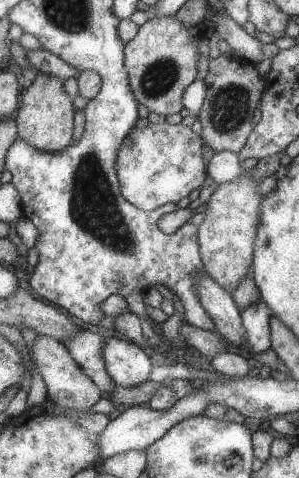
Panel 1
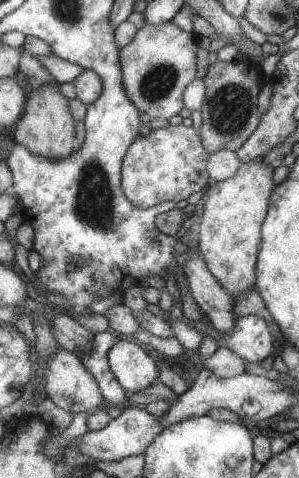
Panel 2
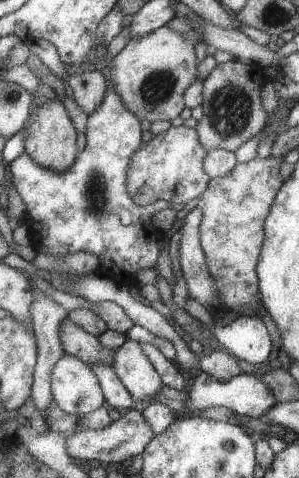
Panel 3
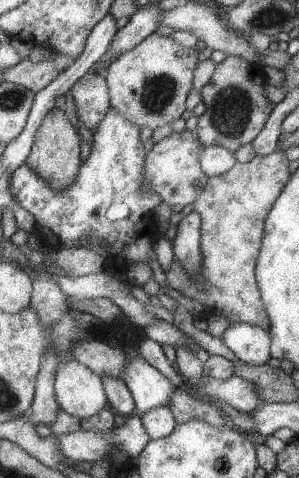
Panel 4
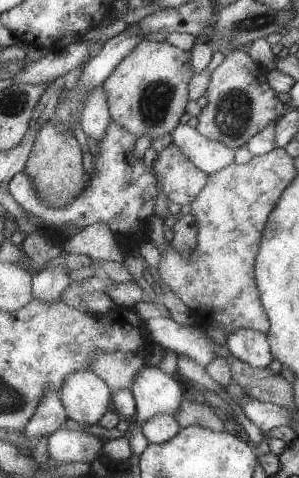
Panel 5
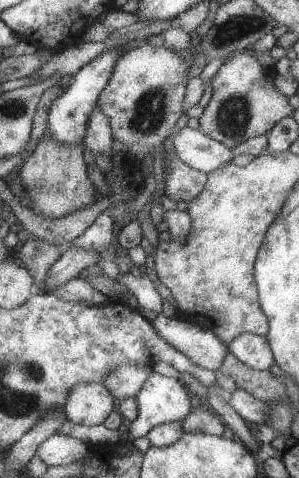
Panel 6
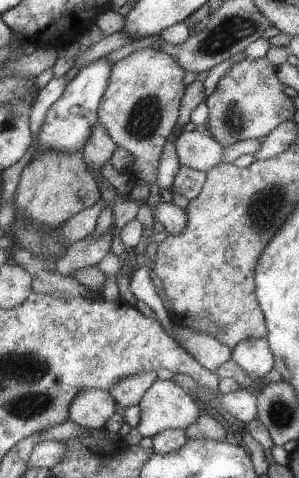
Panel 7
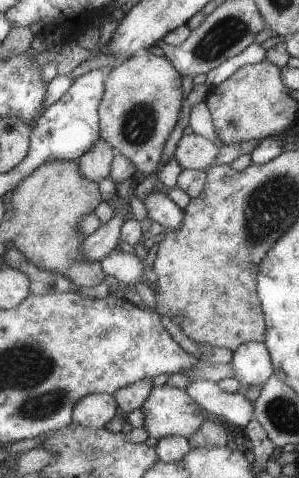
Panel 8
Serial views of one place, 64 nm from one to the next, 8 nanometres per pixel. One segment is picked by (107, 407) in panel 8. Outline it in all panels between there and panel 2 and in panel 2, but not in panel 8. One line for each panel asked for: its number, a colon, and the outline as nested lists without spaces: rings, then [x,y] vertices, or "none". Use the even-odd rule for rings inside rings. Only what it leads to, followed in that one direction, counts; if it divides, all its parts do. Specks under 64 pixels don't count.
2: [[[59,348],[59,352],[47,362],[47,368],[45,368],[45,378],[47,378],[47,396],[51,398],[51,402],[59,408],[63,408],[65,412],[69,414],[77,414],[77,412],[85,412],[85,410],[91,410],[95,406],[99,406],[103,400],[107,402],[105,394],[103,394],[103,388],[99,384],[99,380],[93,376],[93,372],[83,364],[83,360],[67,350],[67,348]]]
3: [[[65,354],[53,372],[53,396],[55,404],[67,412],[77,414],[91,414],[97,408],[103,408],[107,396],[103,384],[95,370],[81,358],[73,354]]]
4: [[[69,360],[57,372],[57,400],[71,416],[89,418],[109,406],[103,376],[79,360]]]
5: [[[81,370],[81,372],[75,372],[73,376],[69,376],[67,384],[61,388],[61,400],[63,400],[65,408],[67,408],[69,418],[79,422],[79,424],[83,424],[83,426],[101,422],[103,414],[113,410],[113,390],[111,390],[111,384],[107,384],[107,380],[103,380],[93,370]]]
6: [[[83,382],[73,390],[65,412],[75,424],[97,426],[103,424],[117,406],[119,402],[105,382]]]
7: [[[87,388],[79,392],[79,396],[71,404],[71,422],[87,430],[99,430],[105,428],[111,416],[115,416],[115,412],[119,410],[119,402],[111,392]]]

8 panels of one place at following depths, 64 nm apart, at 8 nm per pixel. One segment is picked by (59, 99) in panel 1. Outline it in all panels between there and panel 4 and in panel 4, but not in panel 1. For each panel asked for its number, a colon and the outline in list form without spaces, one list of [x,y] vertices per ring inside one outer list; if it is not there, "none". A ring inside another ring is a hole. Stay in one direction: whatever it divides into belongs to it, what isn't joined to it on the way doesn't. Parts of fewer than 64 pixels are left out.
2: [[[41,84],[39,90],[29,92],[25,114],[19,124],[13,128],[17,144],[31,148],[31,152],[45,156],[49,160],[65,160],[75,152],[75,120],[69,110],[69,98],[63,96],[57,84]]]
3: [[[51,100],[51,104],[41,106],[37,120],[31,124],[27,132],[27,154],[33,156],[41,166],[57,170],[57,172],[67,172],[79,158],[79,148],[77,148],[77,128],[69,120],[69,112],[61,104],[61,100]]]
4: [[[57,106],[55,110],[51,110],[47,114],[47,118],[43,120],[39,132],[37,132],[37,138],[35,138],[35,144],[33,144],[33,150],[31,150],[31,156],[29,156],[29,164],[45,178],[49,180],[57,190],[63,190],[67,186],[71,186],[75,180],[77,180],[77,174],[79,174],[79,168],[83,168],[85,160],[81,160],[81,136],[77,134],[73,122],[69,120],[69,116],[63,112],[61,106]]]

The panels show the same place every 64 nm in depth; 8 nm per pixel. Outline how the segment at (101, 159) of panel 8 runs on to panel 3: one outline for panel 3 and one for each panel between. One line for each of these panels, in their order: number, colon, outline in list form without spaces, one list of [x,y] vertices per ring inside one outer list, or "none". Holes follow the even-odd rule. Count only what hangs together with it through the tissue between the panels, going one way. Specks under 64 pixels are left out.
3: [[[97,68],[79,76],[71,76],[67,84],[73,88],[73,98],[77,106],[89,116],[103,104],[109,90],[107,76]]]
4: [[[91,70],[83,80],[79,80],[79,84],[73,86],[73,100],[81,122],[89,130],[95,130],[113,104],[107,76]]]
5: [[[99,88],[93,94],[89,94],[87,104],[83,108],[83,122],[81,122],[83,132],[89,138],[97,140],[97,144],[101,144],[107,136],[107,128],[109,128],[111,120],[113,120],[113,116],[111,116],[107,92],[105,92],[105,88]]]
6: [[[97,106],[97,110],[93,112],[93,116],[91,116],[91,120],[89,120],[89,128],[87,128],[87,138],[85,138],[85,148],[89,150],[89,152],[93,152],[93,154],[109,154],[109,150],[113,148],[113,144],[115,144],[115,132],[113,132],[113,124],[111,124],[111,120],[109,120],[109,116],[105,116],[105,112],[103,110],[99,110],[99,106]]]
7: [[[99,120],[99,124],[95,126],[93,134],[91,134],[91,140],[87,142],[83,154],[85,154],[85,160],[89,162],[89,168],[91,172],[93,170],[99,170],[117,150],[117,142],[113,140],[113,136],[109,134],[107,126]]]

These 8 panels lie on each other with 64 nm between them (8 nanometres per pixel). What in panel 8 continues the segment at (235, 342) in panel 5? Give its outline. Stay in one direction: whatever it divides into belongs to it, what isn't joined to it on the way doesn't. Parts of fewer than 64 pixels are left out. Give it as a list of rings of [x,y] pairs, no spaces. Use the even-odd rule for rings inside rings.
[[[249,342],[243,344],[235,352],[235,360],[231,360],[231,366],[235,368],[235,376],[241,384],[261,384],[265,386],[269,378],[277,372],[273,364],[273,354],[267,344],[261,342]]]

